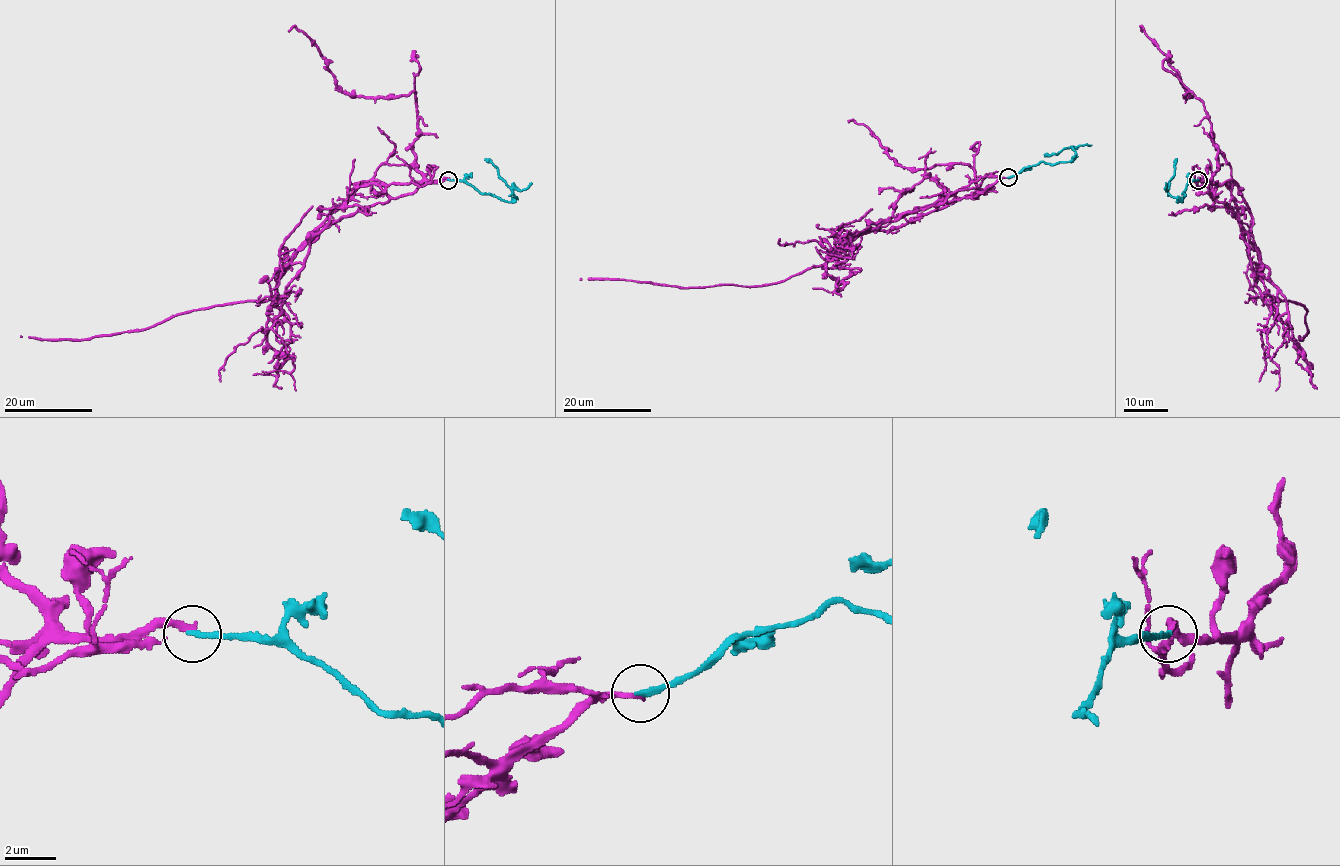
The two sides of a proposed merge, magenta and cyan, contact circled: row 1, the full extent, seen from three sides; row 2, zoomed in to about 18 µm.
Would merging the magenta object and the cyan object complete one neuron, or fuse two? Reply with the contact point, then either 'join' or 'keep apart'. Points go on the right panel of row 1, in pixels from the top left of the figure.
place (1198, 180); join

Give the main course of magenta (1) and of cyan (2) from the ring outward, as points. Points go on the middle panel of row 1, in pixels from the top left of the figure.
1: (1008, 177), (903, 213), (862, 231), (824, 263), (781, 281), (691, 288), (580, 278)
2: (1008, 177), (1041, 162), (1055, 164), (1073, 159), (1076, 153), (1072, 148), (1064, 148), (1057, 154), (1044, 155)

